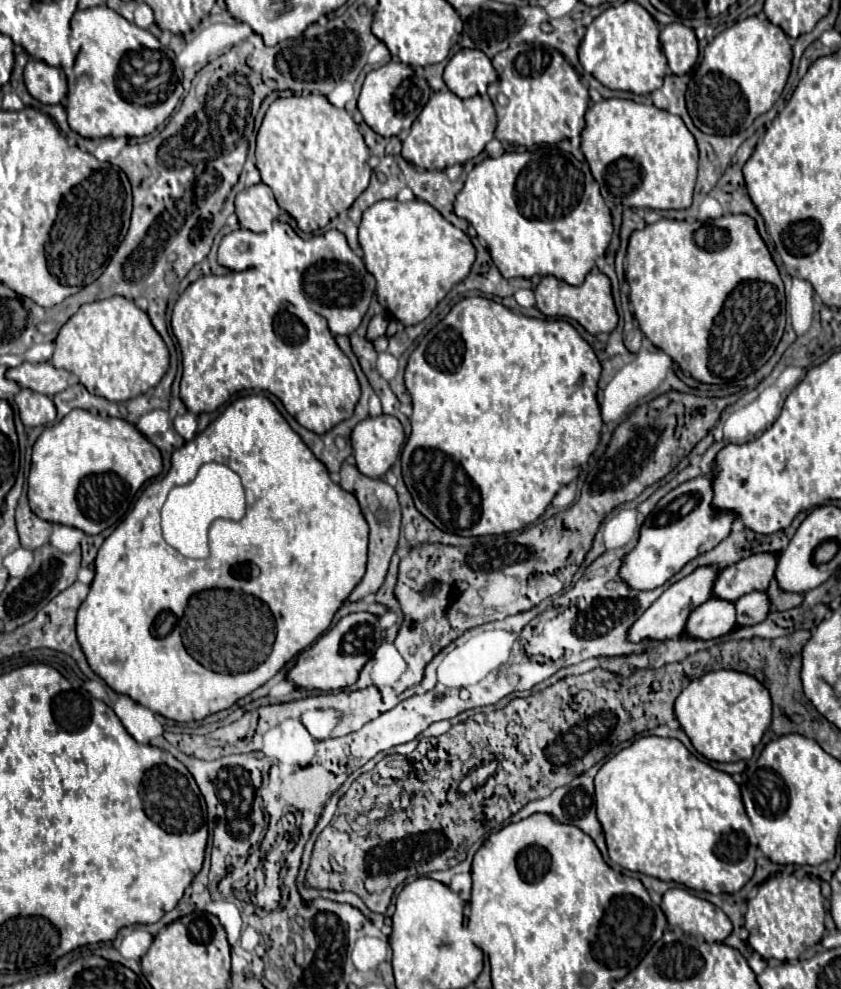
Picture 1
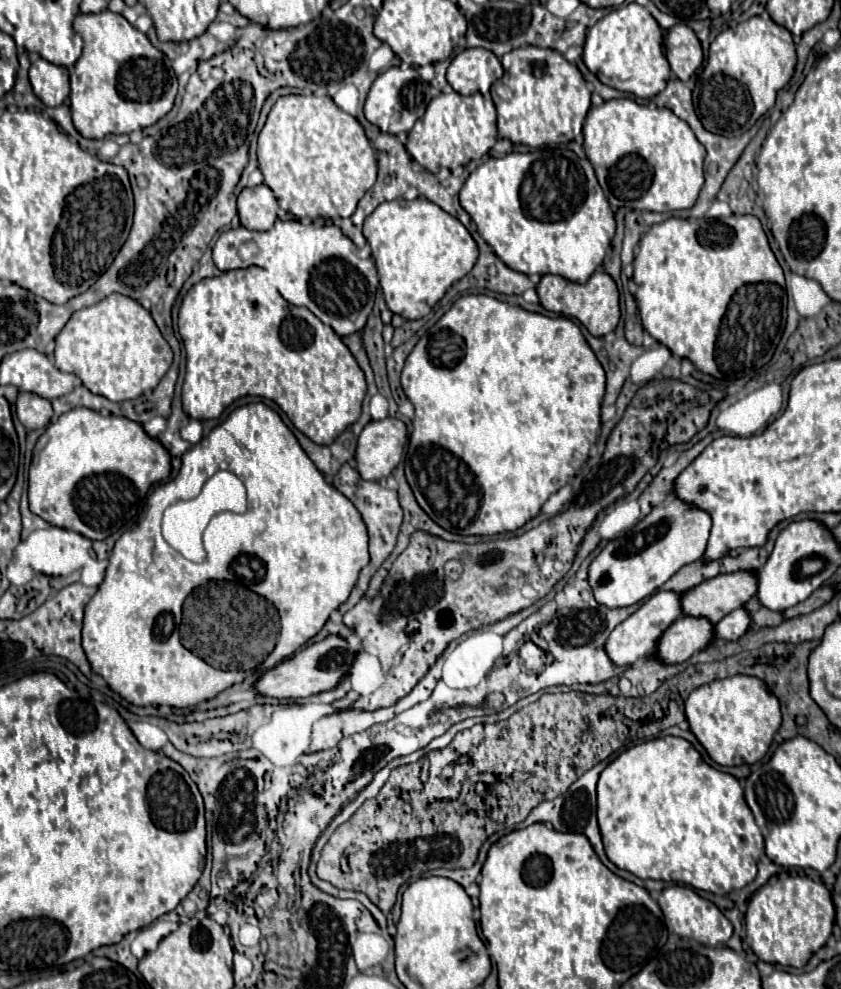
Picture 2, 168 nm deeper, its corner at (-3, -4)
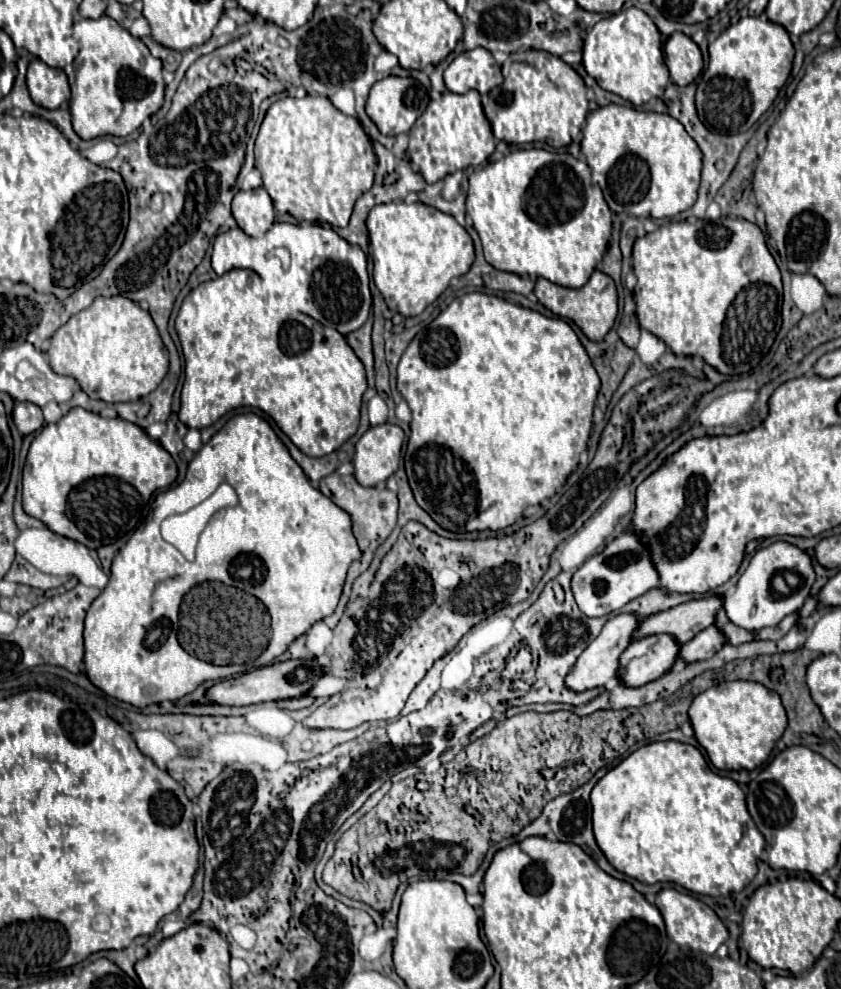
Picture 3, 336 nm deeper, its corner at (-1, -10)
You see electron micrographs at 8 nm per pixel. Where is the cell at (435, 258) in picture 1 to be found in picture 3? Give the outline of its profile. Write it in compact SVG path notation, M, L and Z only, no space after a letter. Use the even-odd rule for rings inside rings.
M392 201L376 205L368 219L374 261L374 283L384 295L390 311L404 317L420 315L454 277L464 275L474 261L474 245L466 229L452 217L422 201L412 205Z

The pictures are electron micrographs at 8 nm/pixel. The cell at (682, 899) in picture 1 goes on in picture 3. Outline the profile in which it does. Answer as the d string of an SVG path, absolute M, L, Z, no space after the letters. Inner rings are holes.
M674 887L662 889L656 895L656 907L660 909L660 913L664 917L668 937L680 947L690 947L694 951L714 955L714 951L728 939L728 929L724 927L720 917L706 903L702 903L700 899L696 899L688 893L676 891Z

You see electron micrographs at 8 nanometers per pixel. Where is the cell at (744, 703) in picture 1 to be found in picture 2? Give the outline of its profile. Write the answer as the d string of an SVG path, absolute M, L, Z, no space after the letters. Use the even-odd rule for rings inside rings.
M732 675L726 679L716 679L708 685L700 685L690 693L684 707L686 707L686 719L690 723L690 731L706 749L710 759L716 761L718 765L744 765L744 763L752 765L760 761L766 755L772 743L772 737L778 731L782 721L778 699L768 691L764 681L748 675Z

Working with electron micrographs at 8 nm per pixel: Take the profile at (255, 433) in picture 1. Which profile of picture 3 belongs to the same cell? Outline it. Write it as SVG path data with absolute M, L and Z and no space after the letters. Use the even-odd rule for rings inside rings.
M244 413L244 415L234 415L224 427L222 431L218 431L196 455L194 459L190 461L188 465L188 471L186 471L186 479L176 487L176 489L166 489L162 493L156 495L154 499L154 509L152 509L152 519L148 521L148 525L144 525L142 529L138 529L130 541L118 551L118 555L114 557L112 561L112 573L110 573L110 581L108 585L102 589L102 593L94 599L94 603L90 605L88 609L88 615L86 615L86 623L84 623L84 645L86 645L86 651L84 651L84 665L86 665L86 675L90 679L92 685L96 685L98 689L102 689L106 695L114 697L114 699L120 699L124 703L130 703L130 705L136 705L136 707L146 707L150 703L162 703L162 701L172 701L172 699L180 699L184 697L186 693L194 691L200 683L204 681L222 681L226 677L234 677L234 675L240 675L240 673L246 673L246 665L250 665L250 661L254 661L254 657L258 657L258 653L262 653L252 665L268 665L272 663L274 657L282 655L286 651L286 647L296 639L300 637L302 633L306 633L316 621L324 619L326 615L334 613L336 605L338 605L338 599L342 595L342 587L344 587L344 579L346 579L346 571L350 567L352 561L360 559L360 549L356 545L356 539L352 535L352 521L350 521L350 515L342 509L338 509L338 505L334 505L326 495L322 495L318 489L314 489L308 481L308 477L304 475L304 471L300 469L300 465L290 457L288 449L282 445L282 441L276 437L276 433L272 431L272 427L258 415L254 413ZM220 483L228 483L234 487L236 495L238 495L238 505L236 507L230 507L230 509L224 509L220 513L216 513L212 517L212 521L206 525L206 529L202 531L202 537L200 537L200 547L196 551L196 559L194 561L186 561L180 551L166 543L160 535L160 523L170 515L170 513L184 513L188 511L192 505L198 505L200 501L204 501L208 495L214 493L214 489L220 485ZM180 601L182 601L182 629L178 629L178 607L180 607Z

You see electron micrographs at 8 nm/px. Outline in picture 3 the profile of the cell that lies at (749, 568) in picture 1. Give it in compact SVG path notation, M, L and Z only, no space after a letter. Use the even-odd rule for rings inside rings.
M706 597L706 599L692 599L688 603L676 605L668 611L656 613L646 617L638 629L634 631L632 639L642 639L650 635L672 635L678 645L690 641L696 633L710 627L714 623L716 611L722 607L720 597Z

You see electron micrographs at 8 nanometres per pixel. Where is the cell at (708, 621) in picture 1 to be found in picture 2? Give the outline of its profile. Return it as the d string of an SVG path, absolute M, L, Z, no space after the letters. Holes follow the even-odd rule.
M684 619L674 621L668 631L660 637L656 657L664 663L684 663L694 653L702 651L712 643L712 627L708 619Z

